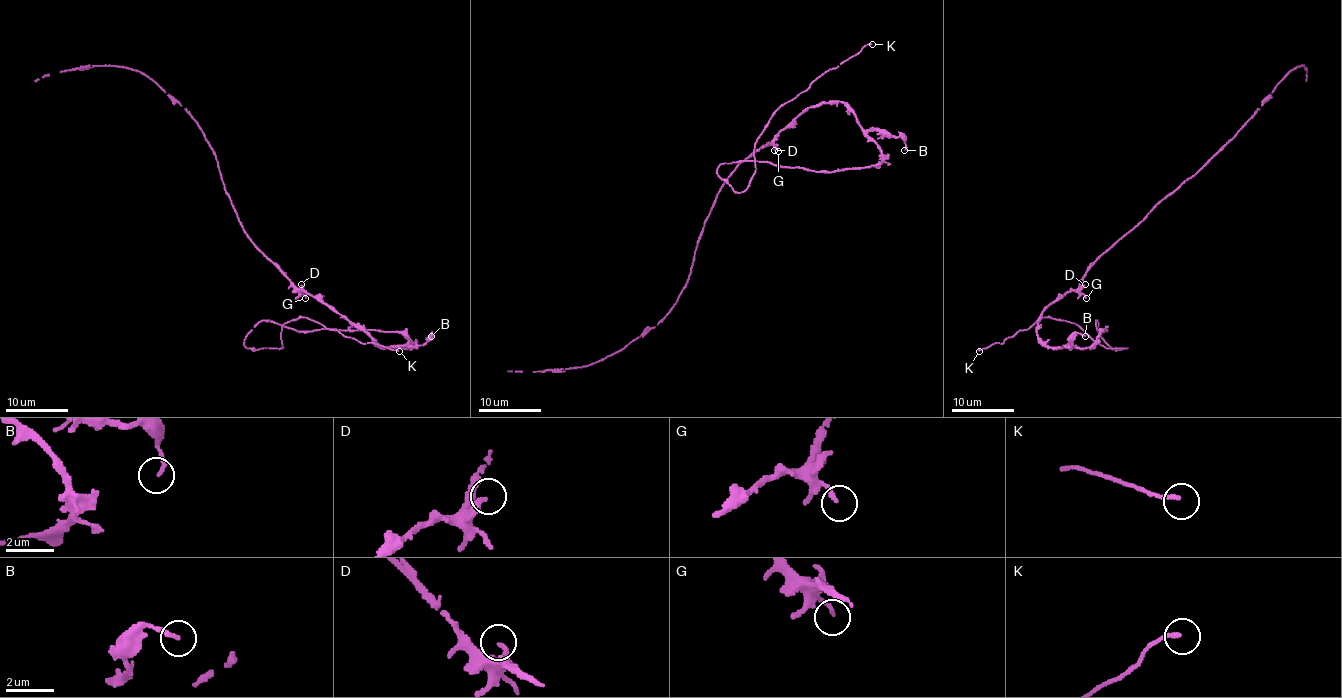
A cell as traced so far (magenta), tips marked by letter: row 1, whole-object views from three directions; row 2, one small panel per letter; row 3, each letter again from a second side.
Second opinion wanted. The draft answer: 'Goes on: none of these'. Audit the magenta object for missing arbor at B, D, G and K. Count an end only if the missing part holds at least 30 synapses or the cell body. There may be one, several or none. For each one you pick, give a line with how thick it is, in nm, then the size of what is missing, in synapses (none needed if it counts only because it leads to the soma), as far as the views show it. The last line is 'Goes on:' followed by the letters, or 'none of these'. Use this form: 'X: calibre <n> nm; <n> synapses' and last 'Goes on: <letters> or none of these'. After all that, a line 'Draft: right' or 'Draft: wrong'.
Goes on: none of these
Draft: right

